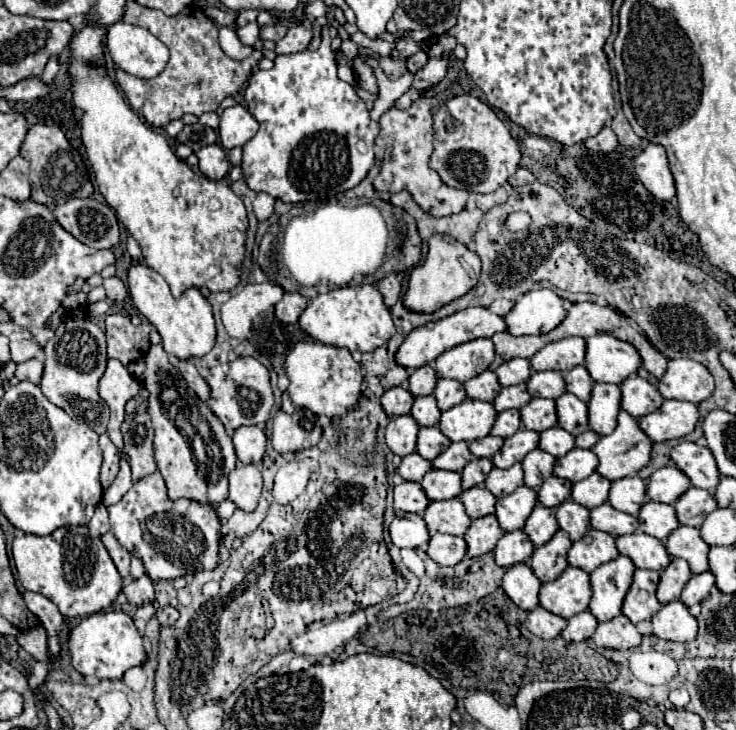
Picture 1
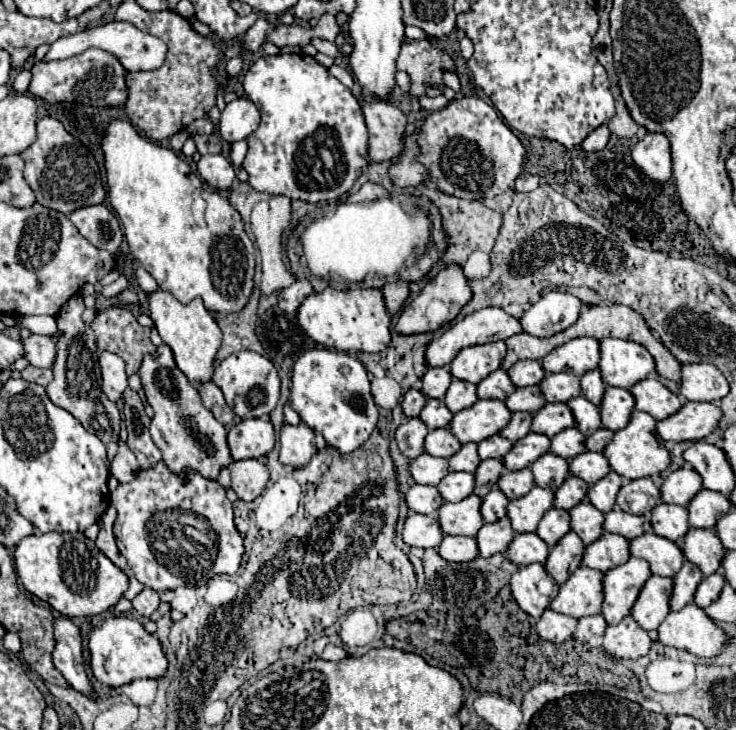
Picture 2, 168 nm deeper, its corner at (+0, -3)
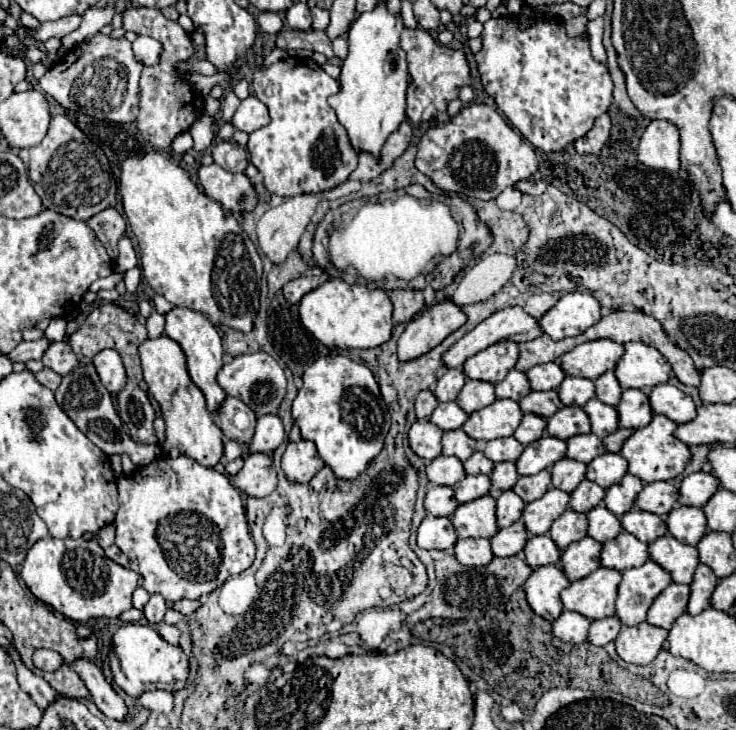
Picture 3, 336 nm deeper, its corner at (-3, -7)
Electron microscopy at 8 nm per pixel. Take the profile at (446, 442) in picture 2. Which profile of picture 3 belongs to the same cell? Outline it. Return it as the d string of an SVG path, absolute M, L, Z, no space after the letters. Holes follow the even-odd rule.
M462 429L446 431L442 439L442 455L454 455L460 461L468 459L478 449L478 441L468 437Z

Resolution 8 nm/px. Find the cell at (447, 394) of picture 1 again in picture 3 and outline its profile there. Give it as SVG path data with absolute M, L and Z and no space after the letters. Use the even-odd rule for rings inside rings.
M466 379L464 389L460 391L456 403L466 411L466 413L474 413L478 409L484 409L488 405L492 405L496 401L494 395L494 385L492 383L484 383L484 381L476 381L476 379Z

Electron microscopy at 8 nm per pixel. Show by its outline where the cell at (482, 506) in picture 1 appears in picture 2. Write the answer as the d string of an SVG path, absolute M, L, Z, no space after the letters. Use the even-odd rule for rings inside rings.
M499 489L489 491L489 495L485 495L483 501L481 501L481 517L483 517L483 521L493 523L493 521L505 517L507 503L509 503L509 499Z

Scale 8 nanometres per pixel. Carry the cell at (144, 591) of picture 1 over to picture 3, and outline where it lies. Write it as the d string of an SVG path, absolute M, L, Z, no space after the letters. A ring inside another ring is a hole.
M152 595L150 601L146 603L144 607L144 617L148 619L148 623L156 625L164 619L164 613L166 613L166 601L162 595Z

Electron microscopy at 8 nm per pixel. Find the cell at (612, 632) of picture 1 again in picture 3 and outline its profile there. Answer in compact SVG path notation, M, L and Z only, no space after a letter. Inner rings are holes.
M646 621L634 627L624 627L616 639L616 651L626 663L648 665L660 653L668 631L662 627L654 627Z

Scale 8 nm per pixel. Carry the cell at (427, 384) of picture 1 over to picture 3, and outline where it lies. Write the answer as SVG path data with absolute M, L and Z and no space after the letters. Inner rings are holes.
M446 369L446 373L438 379L434 395L438 401L456 401L466 381L466 373L462 369Z

